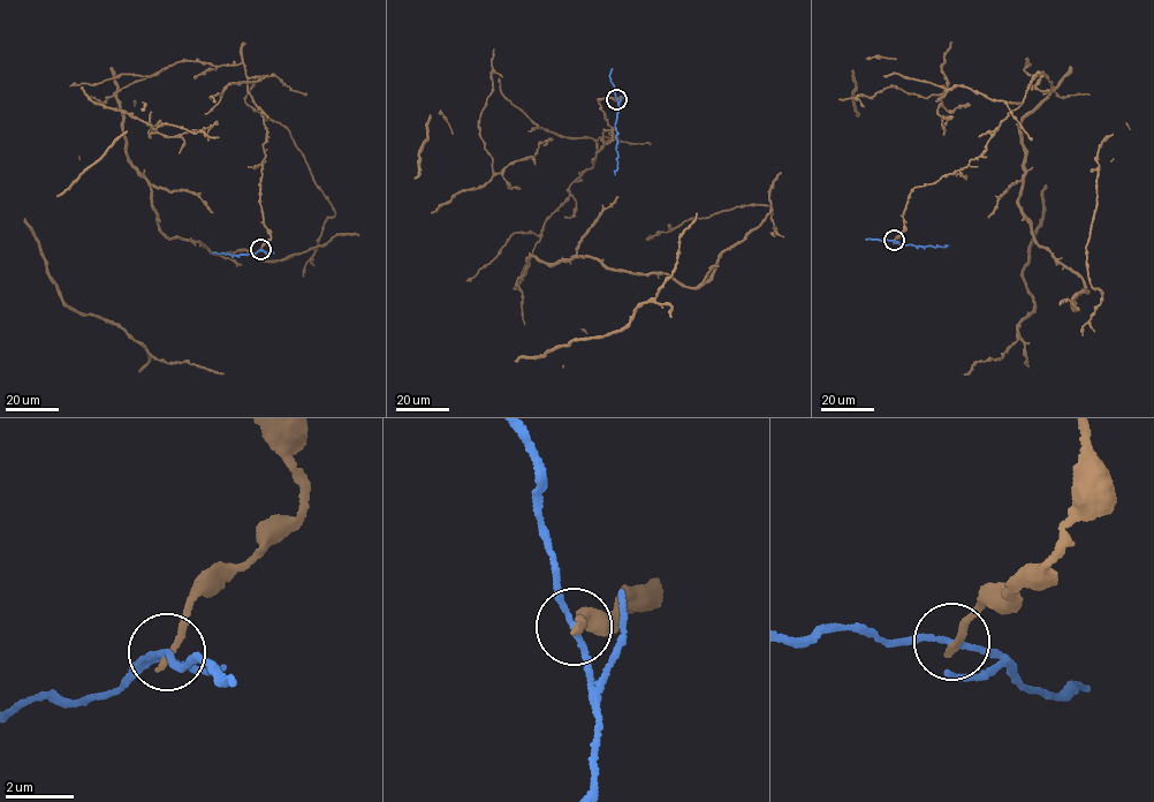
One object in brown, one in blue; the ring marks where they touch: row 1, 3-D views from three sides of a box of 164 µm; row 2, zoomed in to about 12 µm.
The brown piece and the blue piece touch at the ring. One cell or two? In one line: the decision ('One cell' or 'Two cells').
Two cells

